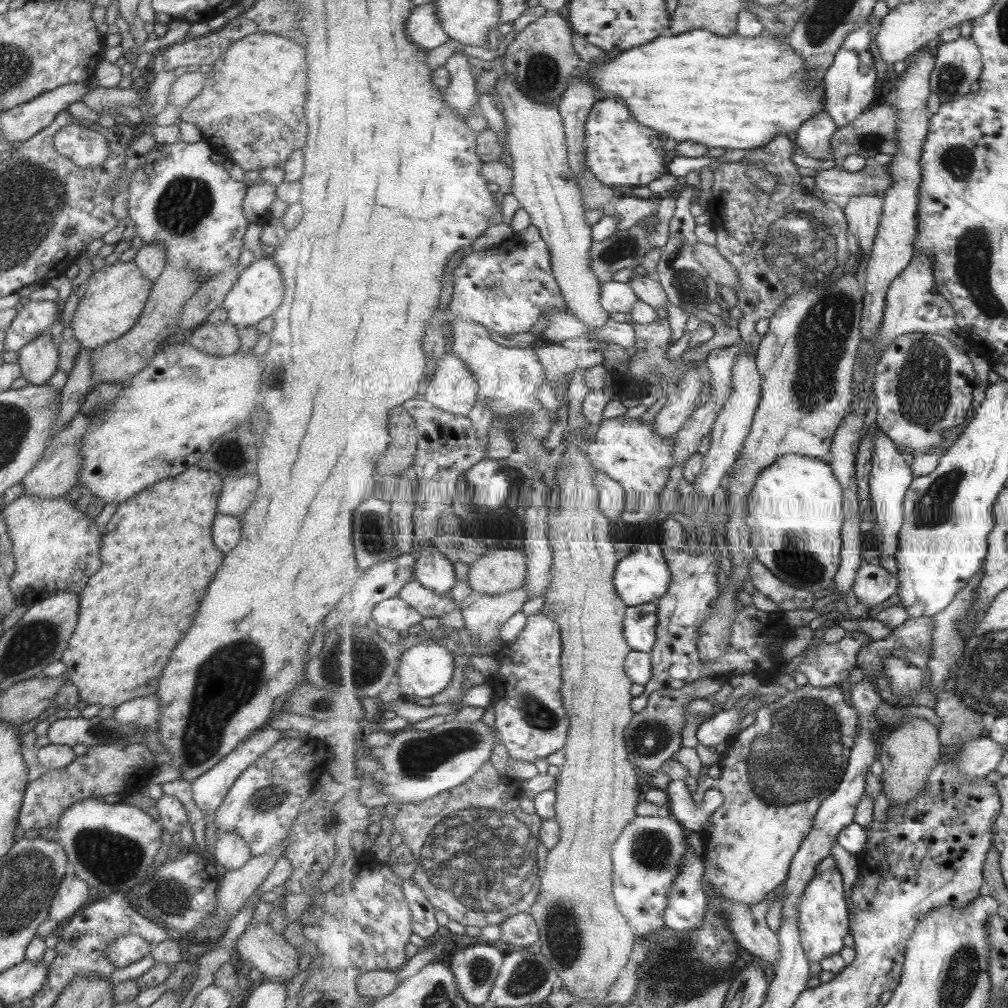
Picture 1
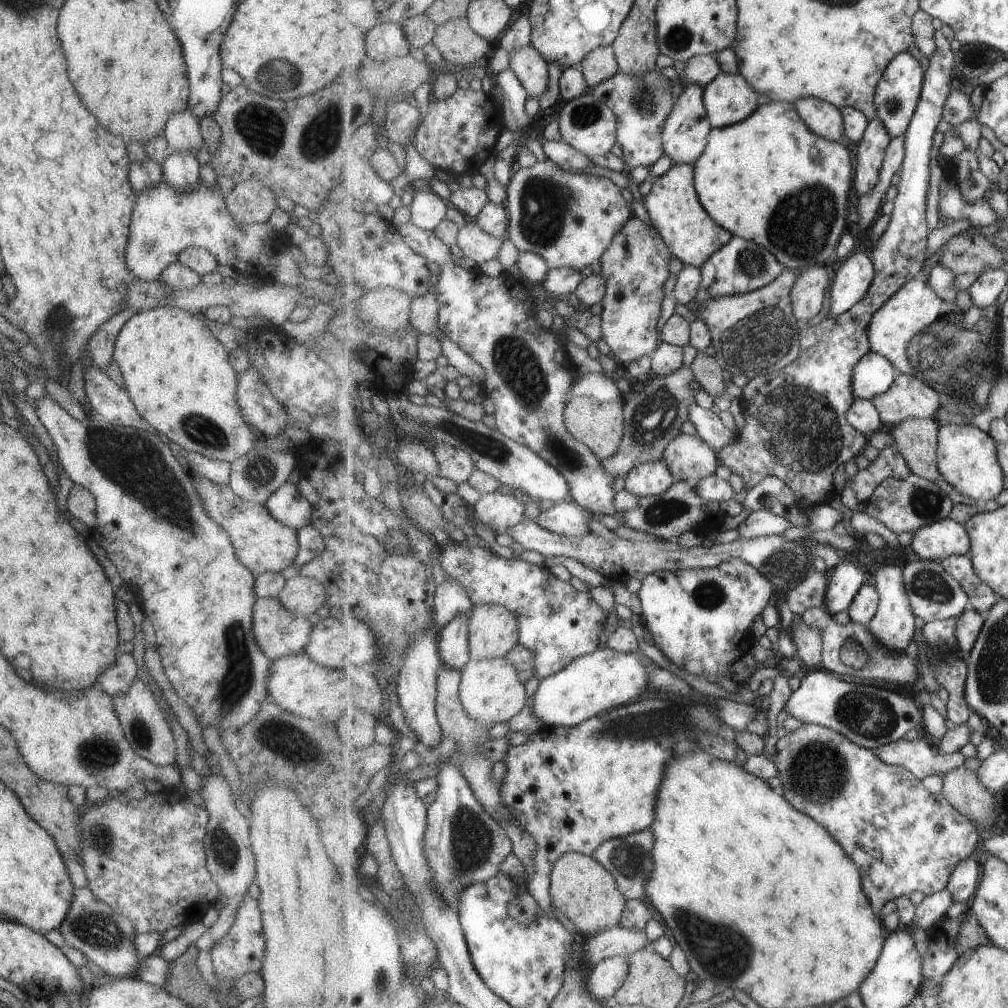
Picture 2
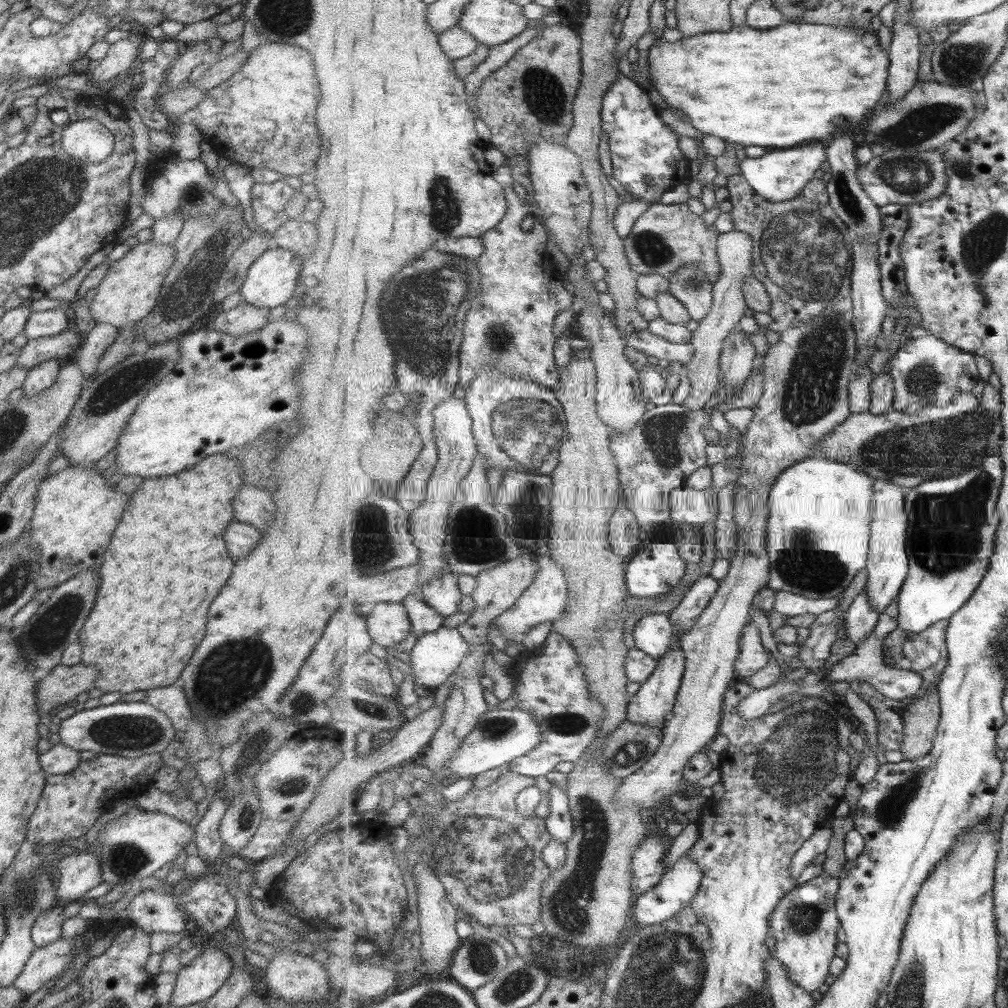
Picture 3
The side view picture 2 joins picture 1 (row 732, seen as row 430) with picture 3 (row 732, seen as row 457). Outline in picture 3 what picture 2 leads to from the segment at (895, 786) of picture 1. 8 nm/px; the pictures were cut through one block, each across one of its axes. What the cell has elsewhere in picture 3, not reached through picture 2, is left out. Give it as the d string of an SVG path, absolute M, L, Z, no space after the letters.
M938 686L901 712L905 722L905 742L900 749L904 760L921 761L935 747L935 739L942 716Z

